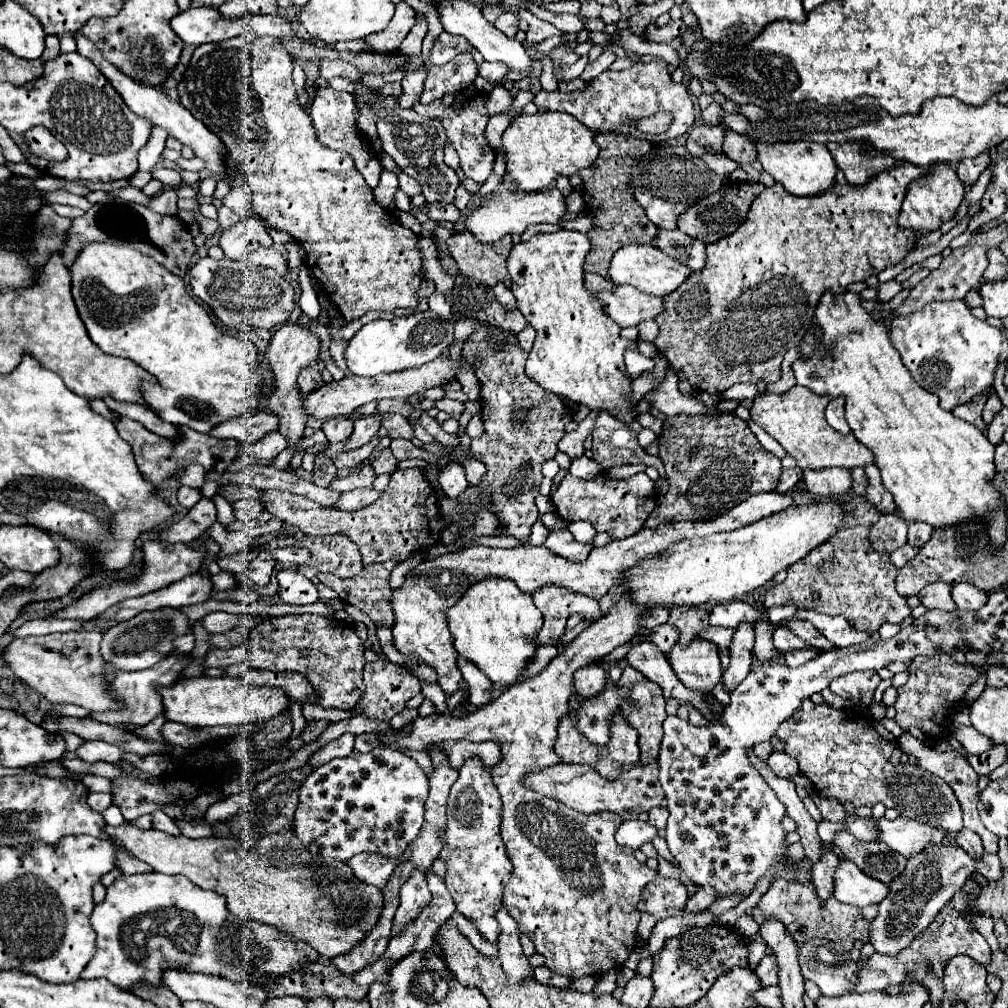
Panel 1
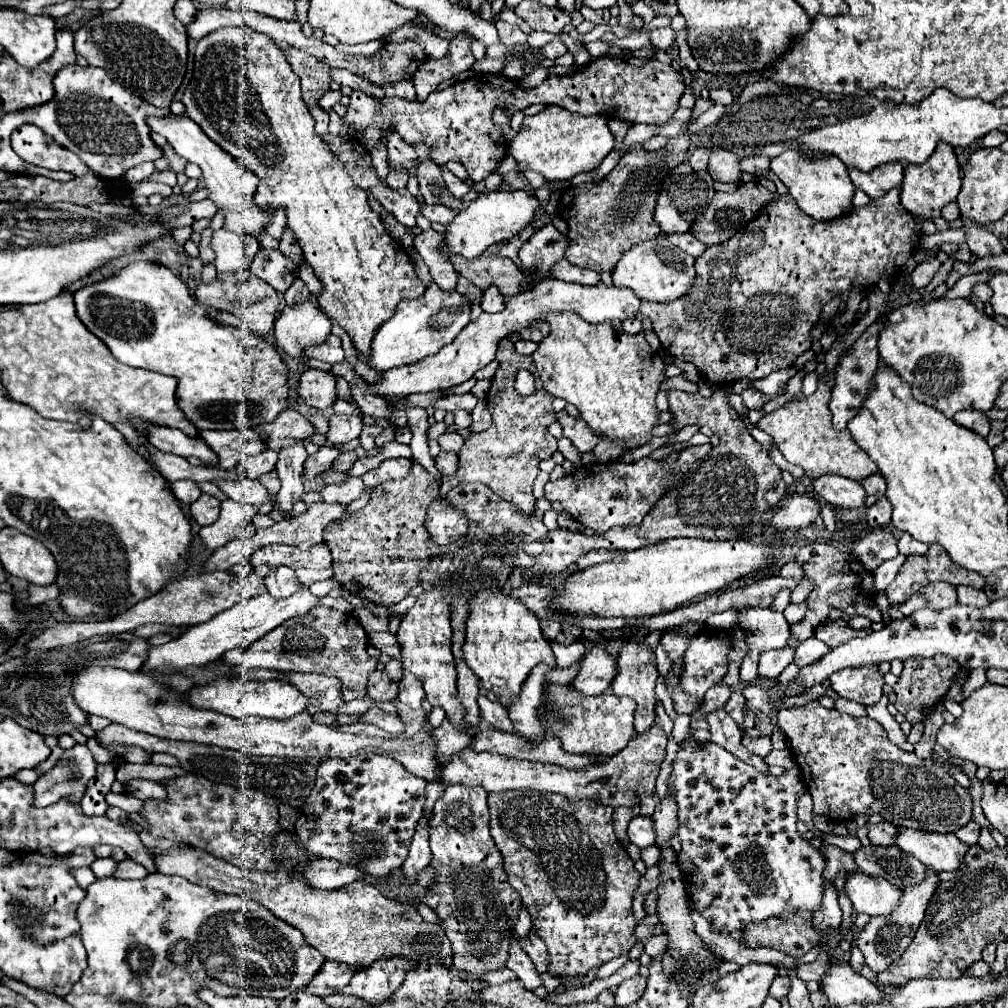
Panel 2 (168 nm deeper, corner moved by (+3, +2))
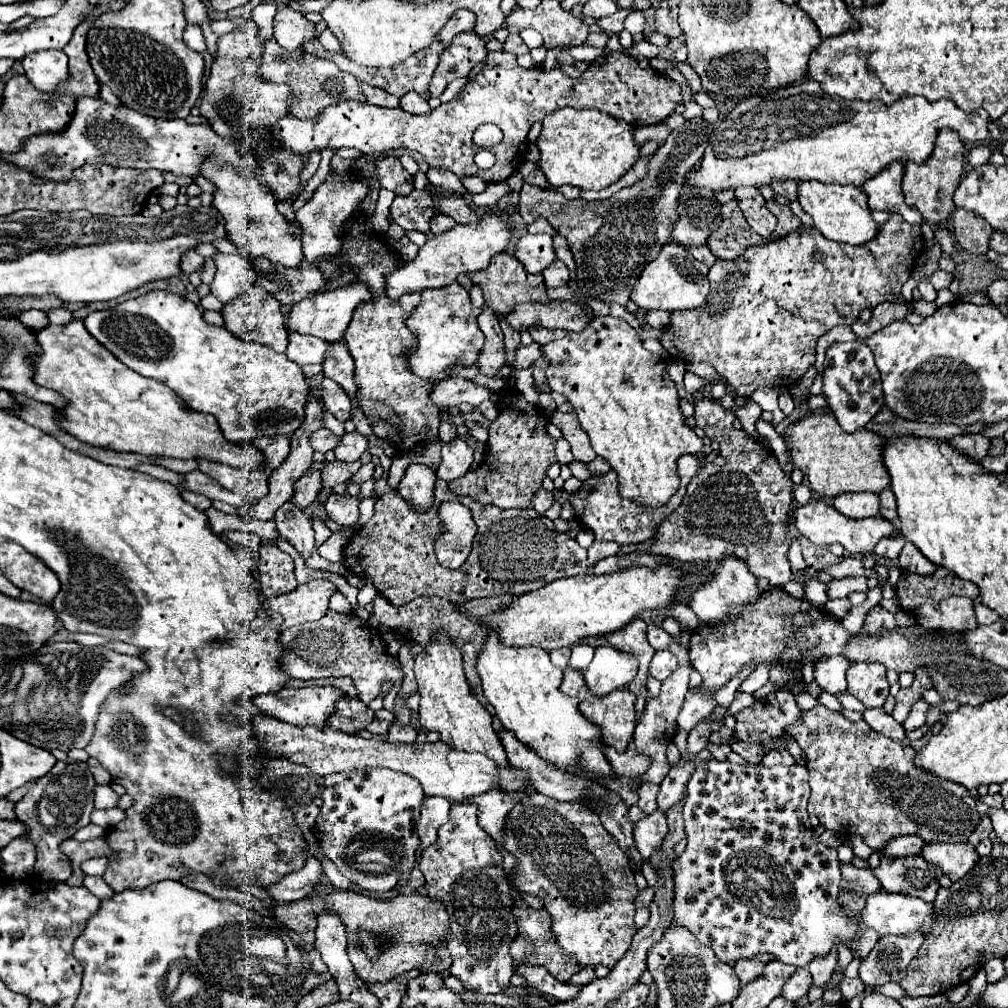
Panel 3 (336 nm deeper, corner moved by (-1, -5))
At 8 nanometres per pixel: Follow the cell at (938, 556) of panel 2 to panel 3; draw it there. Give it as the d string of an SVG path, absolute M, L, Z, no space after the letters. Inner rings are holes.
M936 568L930 578L920 578L918 574L904 572L896 584L896 598L898 606L906 612L914 612L916 606L920 608L926 600L946 600L950 596L968 596L978 598L976 584L956 578L950 570Z

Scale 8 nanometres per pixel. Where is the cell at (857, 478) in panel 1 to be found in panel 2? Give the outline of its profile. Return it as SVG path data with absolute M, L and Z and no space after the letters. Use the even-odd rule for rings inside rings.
M880 473L870 475L868 479L862 479L860 485L862 485L864 491L866 491L866 505L868 505L868 507L870 507L878 497L882 497L884 491L886 491L886 483L884 483L884 477L882 477Z

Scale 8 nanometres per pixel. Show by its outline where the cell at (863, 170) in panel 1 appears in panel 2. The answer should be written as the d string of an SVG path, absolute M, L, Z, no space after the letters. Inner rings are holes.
M894 161L894 163L884 163L882 167L876 167L874 171L866 173L866 171L858 171L856 167L848 167L848 175L854 183L854 187L862 189L864 193L868 193L872 199L882 197L886 191L890 191L892 187L900 187L902 185L902 177L904 177L904 167Z

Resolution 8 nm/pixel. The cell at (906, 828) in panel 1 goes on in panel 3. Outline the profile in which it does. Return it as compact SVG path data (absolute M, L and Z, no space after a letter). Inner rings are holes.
M934 842L934 844L926 844L922 856L928 862L940 866L940 870L944 874L948 874L952 882L960 880L978 862L978 854L976 854L976 850L970 842L960 842L960 844Z

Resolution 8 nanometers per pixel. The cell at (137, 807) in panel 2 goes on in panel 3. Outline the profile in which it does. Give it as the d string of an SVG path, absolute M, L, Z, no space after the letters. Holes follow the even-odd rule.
M96 786L94 788L94 806L96 808L114 808L118 798L120 796L110 786Z

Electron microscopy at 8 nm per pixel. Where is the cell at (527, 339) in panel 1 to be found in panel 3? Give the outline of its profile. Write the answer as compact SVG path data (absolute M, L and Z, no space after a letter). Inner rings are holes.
M534 342L530 346L518 346L516 348L516 356L512 362L514 370L522 370L522 368L530 368L534 364L534 360L540 356L540 346Z

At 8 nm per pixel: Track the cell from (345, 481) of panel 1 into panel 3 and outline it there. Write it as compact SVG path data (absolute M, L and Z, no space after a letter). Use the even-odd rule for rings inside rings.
M330 494L326 500L328 518L340 526L354 526L360 512L358 512L360 498L350 494Z

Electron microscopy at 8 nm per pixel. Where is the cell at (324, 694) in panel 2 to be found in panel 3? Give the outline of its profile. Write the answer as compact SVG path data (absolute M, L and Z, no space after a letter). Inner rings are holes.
M342 698L338 702L336 714L328 720L328 724L344 734L358 734L374 720L374 712L360 700Z

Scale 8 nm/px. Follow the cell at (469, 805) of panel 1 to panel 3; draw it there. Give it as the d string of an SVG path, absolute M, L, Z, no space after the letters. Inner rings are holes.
M452 804L450 820L438 828L438 840L422 850L418 868L426 878L430 898L448 906L452 938L448 950L452 956L450 974L456 976L466 990L480 994L504 992L514 974L508 946L516 938L516 918L512 914L510 882L502 870L502 854L496 842L478 826L476 806Z

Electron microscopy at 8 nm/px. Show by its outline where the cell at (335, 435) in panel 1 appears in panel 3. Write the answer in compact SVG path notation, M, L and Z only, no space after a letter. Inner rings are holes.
M350 432L350 434L344 434L340 444L336 446L334 454L336 454L336 460L342 460L342 462L356 462L360 460L360 456L368 450L368 438L358 434L358 432Z

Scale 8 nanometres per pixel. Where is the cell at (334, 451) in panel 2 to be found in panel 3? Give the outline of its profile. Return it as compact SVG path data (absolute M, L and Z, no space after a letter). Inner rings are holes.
M310 472L306 476L302 476L296 484L294 484L294 494L292 494L292 502L298 502L298 508L300 510L306 510L314 500L316 500L316 494L320 490L320 472Z

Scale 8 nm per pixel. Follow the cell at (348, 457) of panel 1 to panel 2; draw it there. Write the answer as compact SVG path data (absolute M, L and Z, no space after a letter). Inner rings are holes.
M344 451L344 453L338 455L338 459L334 461L332 467L334 467L336 471L344 471L344 473L348 473L348 471L352 469L354 461L356 461L356 451Z

